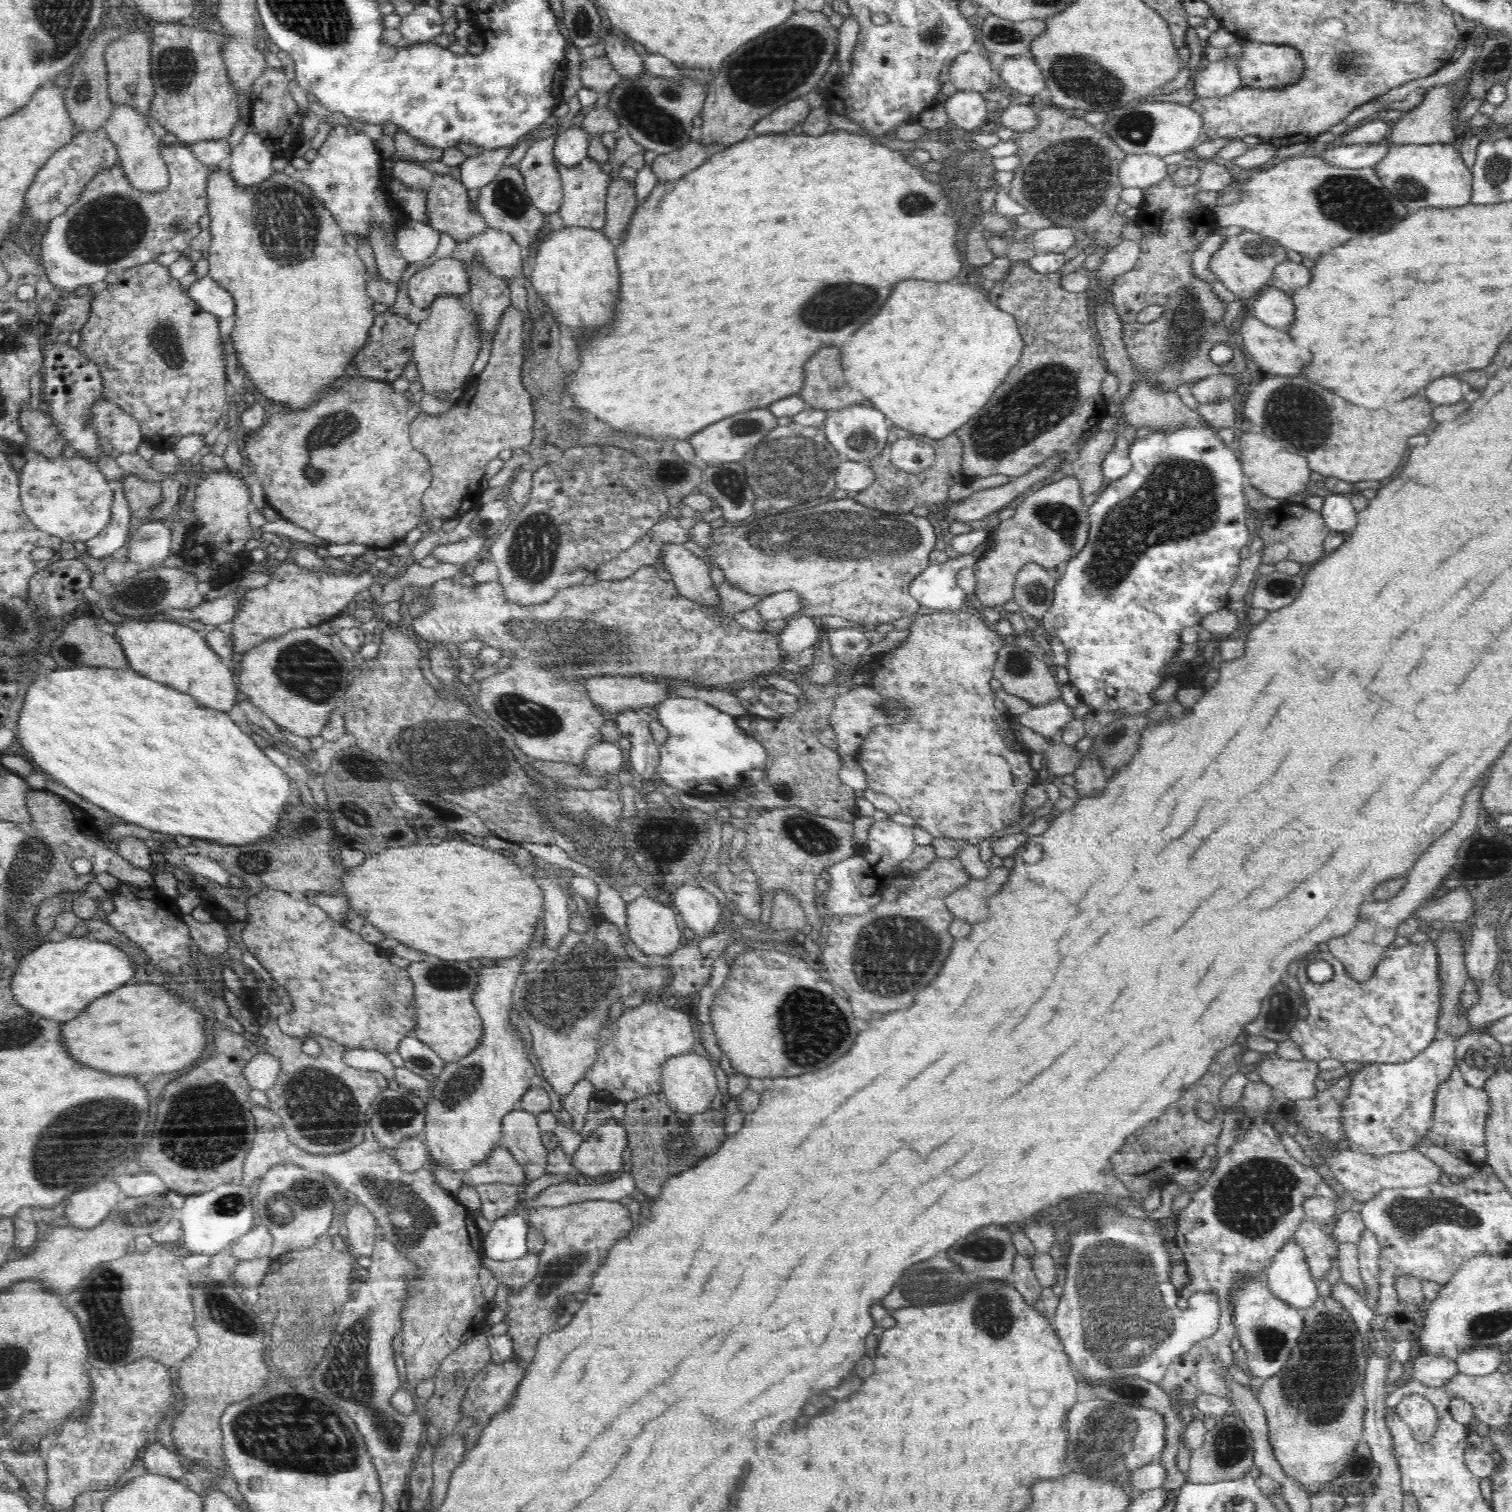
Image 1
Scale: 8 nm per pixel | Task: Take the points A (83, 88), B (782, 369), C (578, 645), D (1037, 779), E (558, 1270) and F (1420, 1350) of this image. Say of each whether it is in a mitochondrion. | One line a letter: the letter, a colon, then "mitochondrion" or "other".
A: mitochondrion
B: other
C: mitochondrion
D: other
E: mitochondrion
F: other

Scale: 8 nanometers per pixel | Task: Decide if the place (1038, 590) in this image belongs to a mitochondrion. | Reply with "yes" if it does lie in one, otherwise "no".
yes

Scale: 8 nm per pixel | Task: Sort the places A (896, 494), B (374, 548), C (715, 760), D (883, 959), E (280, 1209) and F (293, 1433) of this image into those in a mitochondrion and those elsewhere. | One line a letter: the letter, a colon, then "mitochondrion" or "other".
A: mitochondrion
B: other
C: other
D: mitochondrion
E: mitochondrion
F: mitochondrion

